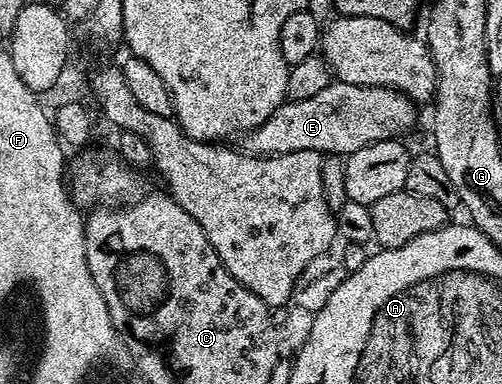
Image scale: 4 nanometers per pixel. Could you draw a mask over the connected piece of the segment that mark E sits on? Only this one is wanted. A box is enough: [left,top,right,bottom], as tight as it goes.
[241,82,417,158]

